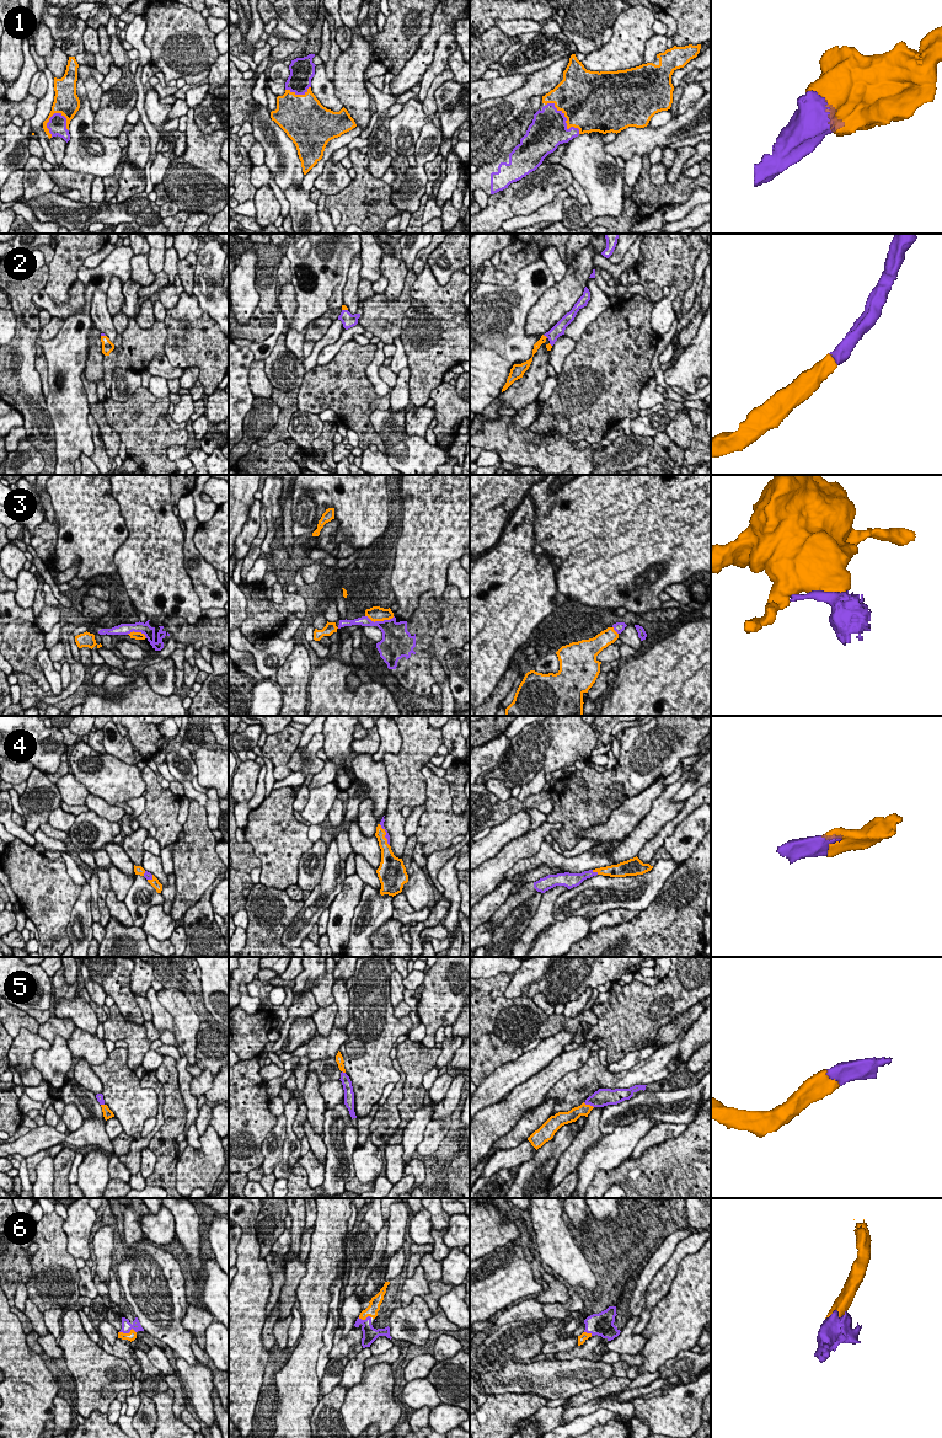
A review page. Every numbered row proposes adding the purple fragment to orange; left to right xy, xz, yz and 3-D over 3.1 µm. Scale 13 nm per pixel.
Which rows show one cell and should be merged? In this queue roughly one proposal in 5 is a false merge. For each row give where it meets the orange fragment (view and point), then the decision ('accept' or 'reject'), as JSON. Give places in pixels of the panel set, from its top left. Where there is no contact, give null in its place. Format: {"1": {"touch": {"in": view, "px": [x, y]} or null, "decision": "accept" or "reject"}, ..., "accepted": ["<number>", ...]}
{"1": {"touch": {"in": "yz", "px": [567, 119]}, "decision": "accept"}, "2": {"touch": {"in": "yz", "px": [545, 336]}, "decision": "accept"}, "3": {"touch": {"in": "xz", "px": [380, 620]}, "decision": "reject"}, "4": {"touch": {"in": "yz", "px": [595, 871]}, "decision": "accept"}, "5": {"touch": {"in": "yz", "px": [588, 1105]}, "decision": "accept"}, "6": {"touch": {"in": "xy", "px": [127, 1334]}, "decision": "accept"}, "accepted": ["1", "2", "4", "5", "6"]}

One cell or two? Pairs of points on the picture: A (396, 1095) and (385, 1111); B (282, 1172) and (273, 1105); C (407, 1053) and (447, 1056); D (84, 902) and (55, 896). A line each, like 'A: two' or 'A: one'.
A: one
B: two
C: two
D: two

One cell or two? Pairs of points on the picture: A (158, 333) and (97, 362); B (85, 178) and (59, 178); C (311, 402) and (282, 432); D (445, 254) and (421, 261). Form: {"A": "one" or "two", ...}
{"A": "two", "B": "one", "C": "two", "D": "two"}

